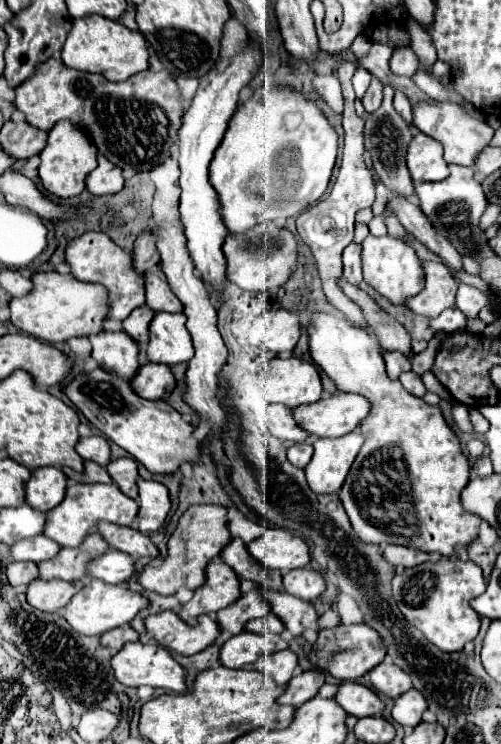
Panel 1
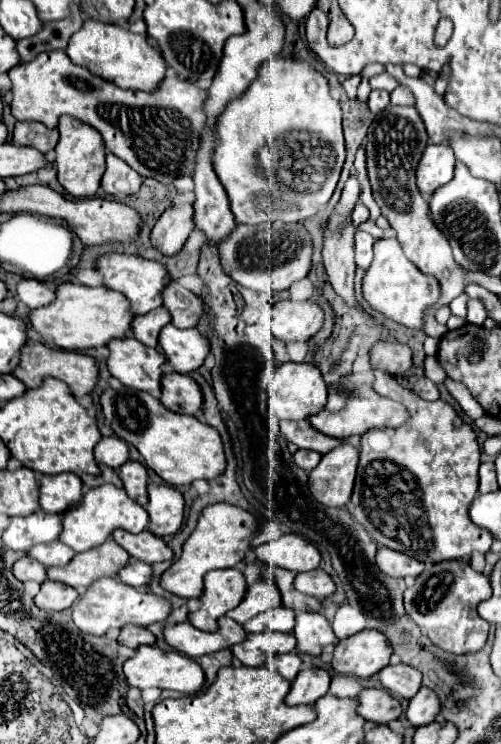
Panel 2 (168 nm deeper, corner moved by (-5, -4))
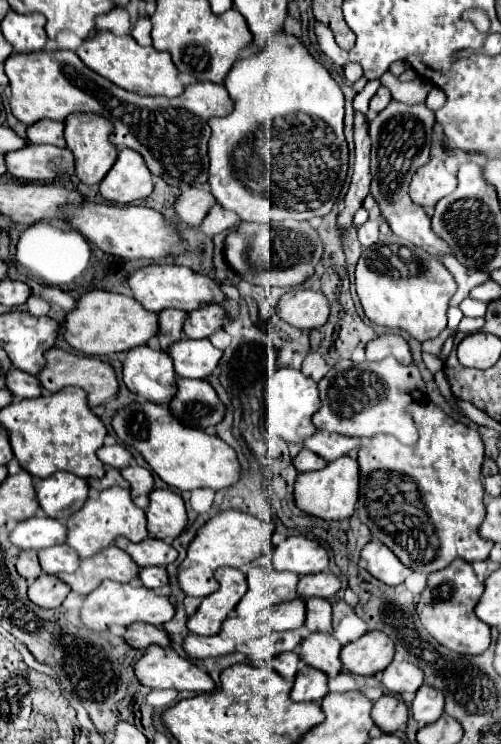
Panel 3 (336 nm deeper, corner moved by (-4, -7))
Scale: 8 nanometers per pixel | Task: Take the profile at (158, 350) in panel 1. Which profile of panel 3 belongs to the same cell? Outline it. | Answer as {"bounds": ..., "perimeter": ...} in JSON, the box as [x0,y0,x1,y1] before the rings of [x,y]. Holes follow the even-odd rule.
{"bounds":[168,339,222,379],"perimeter":[[[182,339],[168,349],[174,359],[174,369],[180,377],[206,379],[218,365],[222,351],[216,349],[208,339]]]}

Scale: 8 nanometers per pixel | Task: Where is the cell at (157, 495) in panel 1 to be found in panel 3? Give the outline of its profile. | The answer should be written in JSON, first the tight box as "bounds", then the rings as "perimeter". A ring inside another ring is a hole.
{"bounds":[146,489,186,539],"perimeter":[[[156,489],[150,493],[150,507],[146,509],[148,533],[156,539],[178,537],[186,523],[186,507],[178,493],[170,489]]]}

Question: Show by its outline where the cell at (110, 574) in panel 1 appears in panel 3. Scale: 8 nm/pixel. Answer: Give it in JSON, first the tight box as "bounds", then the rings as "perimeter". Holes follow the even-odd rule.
{"bounds":[138,567,170,589],"perimeter":[[[144,567],[144,569],[140,569],[138,579],[140,579],[140,583],[142,583],[144,587],[148,587],[148,589],[164,587],[164,585],[168,585],[168,581],[170,581],[166,567]]]}

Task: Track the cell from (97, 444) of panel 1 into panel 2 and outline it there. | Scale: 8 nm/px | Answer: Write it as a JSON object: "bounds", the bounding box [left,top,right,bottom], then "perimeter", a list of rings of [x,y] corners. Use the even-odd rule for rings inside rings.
{"bounds":[95,436,129,468],"perimeter":[[[117,436],[101,438],[95,446],[95,460],[97,460],[97,464],[105,464],[109,468],[119,468],[129,460],[129,448]]]}

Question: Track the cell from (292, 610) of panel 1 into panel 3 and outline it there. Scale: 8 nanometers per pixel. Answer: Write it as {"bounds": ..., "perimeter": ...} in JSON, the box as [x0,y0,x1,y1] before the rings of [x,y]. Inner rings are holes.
{"bounds":[296,633,342,677],"perimeter":[[[312,633],[300,643],[296,651],[310,667],[324,671],[328,677],[336,677],[342,671],[340,649],[340,641],[330,633]]]}

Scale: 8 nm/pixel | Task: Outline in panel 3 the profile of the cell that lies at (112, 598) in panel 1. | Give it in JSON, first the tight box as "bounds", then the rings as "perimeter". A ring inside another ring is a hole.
{"bounds":[82,581,174,631],"perimeter":[[[104,581],[96,591],[92,591],[82,607],[82,621],[86,627],[94,631],[104,631],[110,625],[132,625],[134,621],[144,621],[150,625],[164,625],[174,617],[174,605],[166,595],[158,595],[152,589],[146,589],[144,585],[122,585],[116,581]]]}

